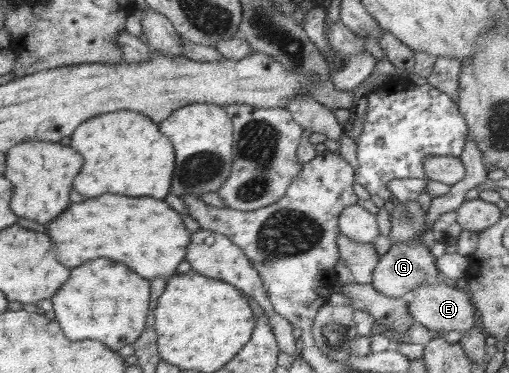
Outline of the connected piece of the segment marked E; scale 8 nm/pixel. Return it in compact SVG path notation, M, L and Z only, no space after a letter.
M454 283L422 284L406 293L405 297L408 298L409 313L413 316L415 323L421 323L428 329L438 332L456 330L464 335L479 325L478 314L471 304L468 292L454 287Z

